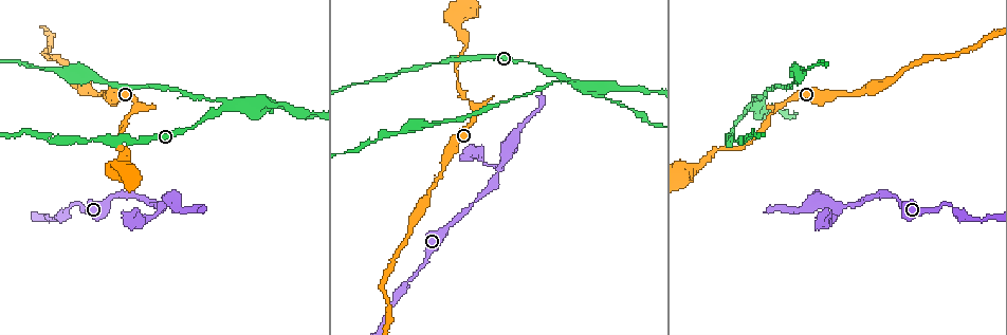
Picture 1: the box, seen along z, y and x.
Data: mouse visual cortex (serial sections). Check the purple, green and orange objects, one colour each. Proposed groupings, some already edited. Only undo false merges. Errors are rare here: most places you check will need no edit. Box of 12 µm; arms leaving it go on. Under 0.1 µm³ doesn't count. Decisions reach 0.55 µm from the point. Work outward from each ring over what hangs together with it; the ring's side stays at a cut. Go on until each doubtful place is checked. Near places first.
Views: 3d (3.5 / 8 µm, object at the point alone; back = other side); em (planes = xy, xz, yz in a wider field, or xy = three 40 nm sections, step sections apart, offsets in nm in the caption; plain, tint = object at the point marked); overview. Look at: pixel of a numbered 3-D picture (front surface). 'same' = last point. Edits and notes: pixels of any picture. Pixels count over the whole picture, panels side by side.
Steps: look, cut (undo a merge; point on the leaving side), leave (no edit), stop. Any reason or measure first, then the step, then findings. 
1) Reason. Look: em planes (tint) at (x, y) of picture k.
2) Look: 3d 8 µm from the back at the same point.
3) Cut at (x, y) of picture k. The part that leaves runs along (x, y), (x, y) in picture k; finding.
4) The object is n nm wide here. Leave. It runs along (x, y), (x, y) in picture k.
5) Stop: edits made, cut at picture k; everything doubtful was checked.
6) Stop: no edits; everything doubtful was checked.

Sharp bend. Look: 3d 3.5 µm at (460, 16) of picture 1.

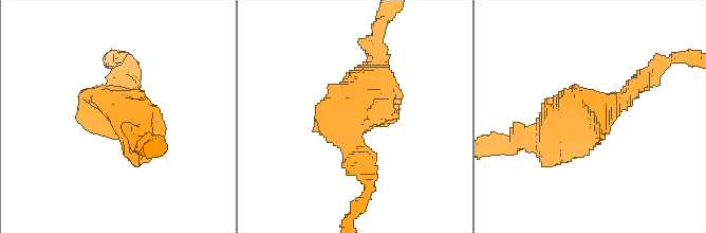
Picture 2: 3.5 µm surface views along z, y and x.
Need the tissue. Look: em xy step 1 (tint) at (353, 117) of picture 2.

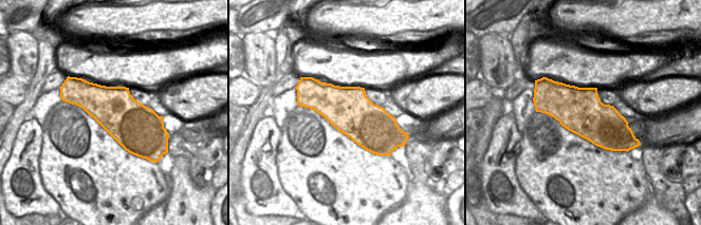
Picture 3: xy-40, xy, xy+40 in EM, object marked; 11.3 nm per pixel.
The object is 500 nm wide here. Leave. It runs along (643, 82), (562, 121), (549, 154) in picture 2; continuous, no second cell.

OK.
Branch point. Look: em xy step 3 (tint) at (217, 113) of picture 1.

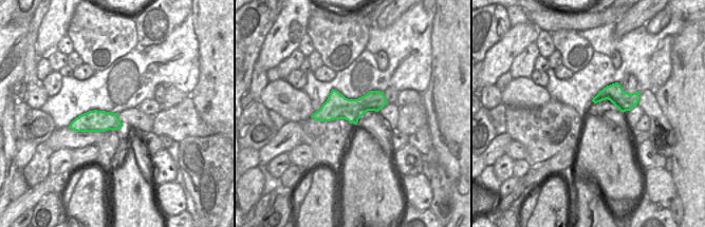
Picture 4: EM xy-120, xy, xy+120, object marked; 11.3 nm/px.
Look: 3d 3.5 µm at the same point.

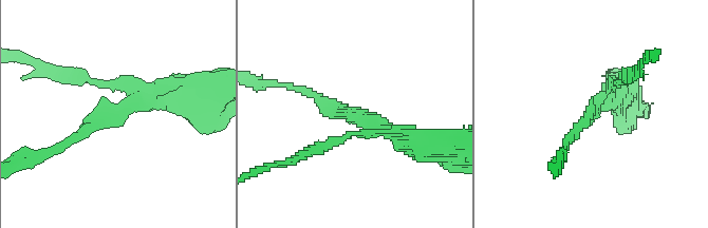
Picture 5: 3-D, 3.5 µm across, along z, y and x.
Leave. It runs along (384, 101), (332, 109), (315, 116) in picture 4; all the same cell.

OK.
Three-way junction. Look: 3d 3.5 µm from the back at (592, 87) of picture 1.

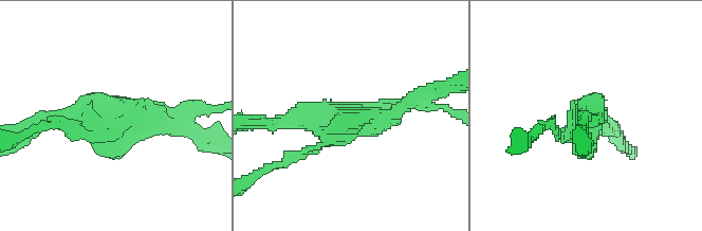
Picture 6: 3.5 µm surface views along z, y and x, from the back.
Shape alone is not enough. Look: em xy step 3 (tint) at (113, 119) of picture 6.

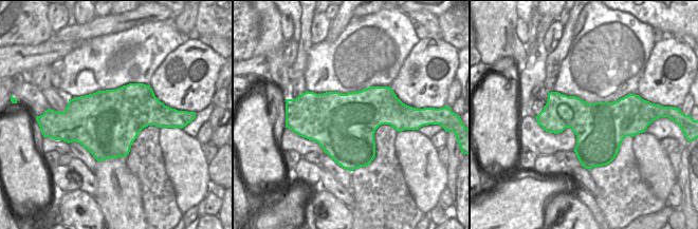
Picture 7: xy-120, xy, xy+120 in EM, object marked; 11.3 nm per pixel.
Leave. It runs along (414, 98), (375, 122), (281, 122) in picture 6; continuous, no second cell.

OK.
Stop: no edits; everything doubtful was checked.

